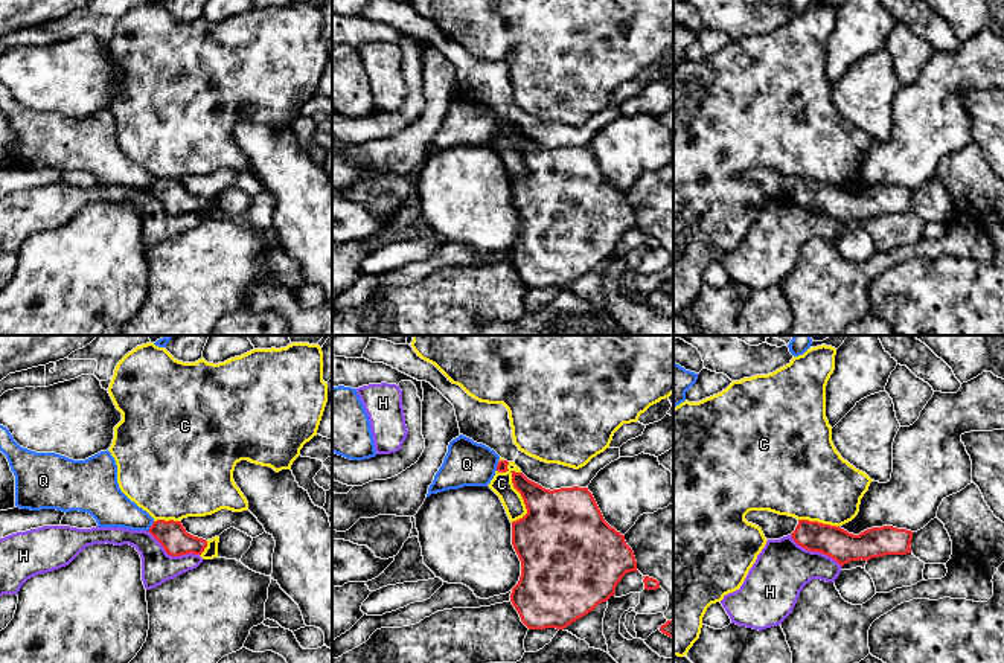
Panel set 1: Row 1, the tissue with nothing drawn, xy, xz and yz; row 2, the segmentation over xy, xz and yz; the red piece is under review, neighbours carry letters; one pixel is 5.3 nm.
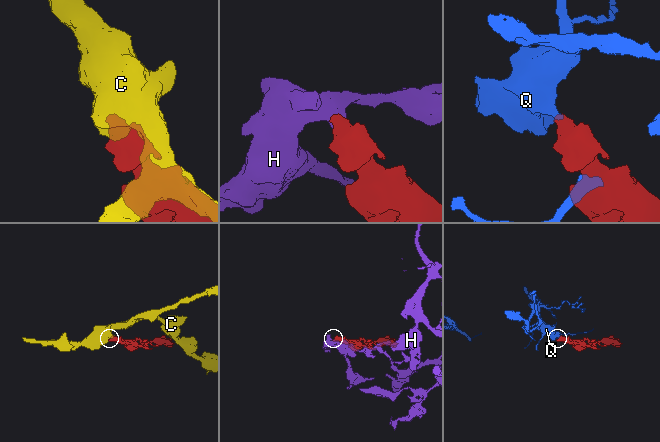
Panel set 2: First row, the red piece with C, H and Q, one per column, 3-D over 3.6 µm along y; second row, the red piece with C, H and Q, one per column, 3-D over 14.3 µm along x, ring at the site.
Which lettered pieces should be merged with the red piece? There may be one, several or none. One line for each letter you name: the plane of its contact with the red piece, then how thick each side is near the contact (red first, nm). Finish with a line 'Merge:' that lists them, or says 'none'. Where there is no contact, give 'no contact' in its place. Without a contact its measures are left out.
Merge: none

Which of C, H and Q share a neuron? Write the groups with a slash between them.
C / H / Q

